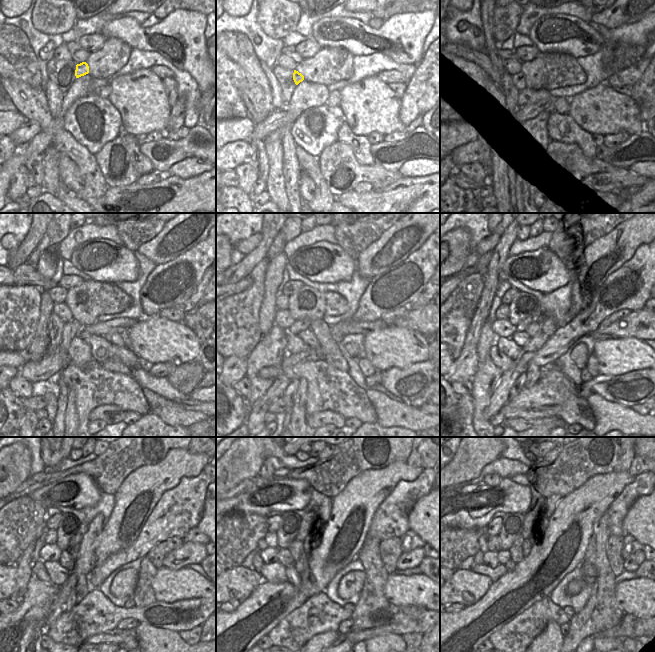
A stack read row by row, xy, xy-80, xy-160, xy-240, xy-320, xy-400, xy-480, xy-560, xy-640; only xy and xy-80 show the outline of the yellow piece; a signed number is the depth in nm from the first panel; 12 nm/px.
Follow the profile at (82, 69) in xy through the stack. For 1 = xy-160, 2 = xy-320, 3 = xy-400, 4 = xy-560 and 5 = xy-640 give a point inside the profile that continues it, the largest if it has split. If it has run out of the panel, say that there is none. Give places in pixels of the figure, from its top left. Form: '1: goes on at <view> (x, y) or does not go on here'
1: goes on at xy-160 (518, 80)
2: goes on at xy-320 (283, 319)
3: goes on at xy-400 (503, 328)
4: goes on at xy-560 (269, 555)
5: goes on at xy-640 (489, 558)

